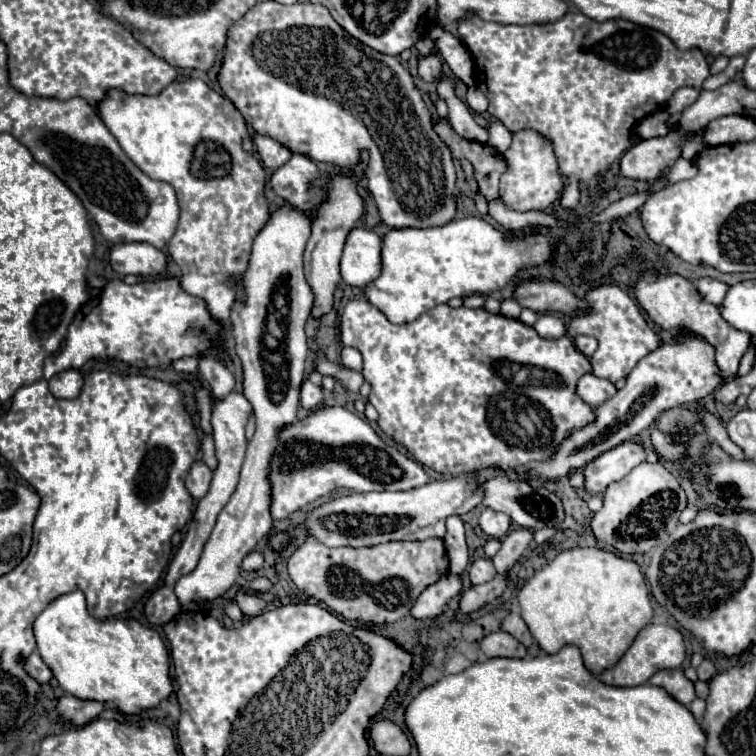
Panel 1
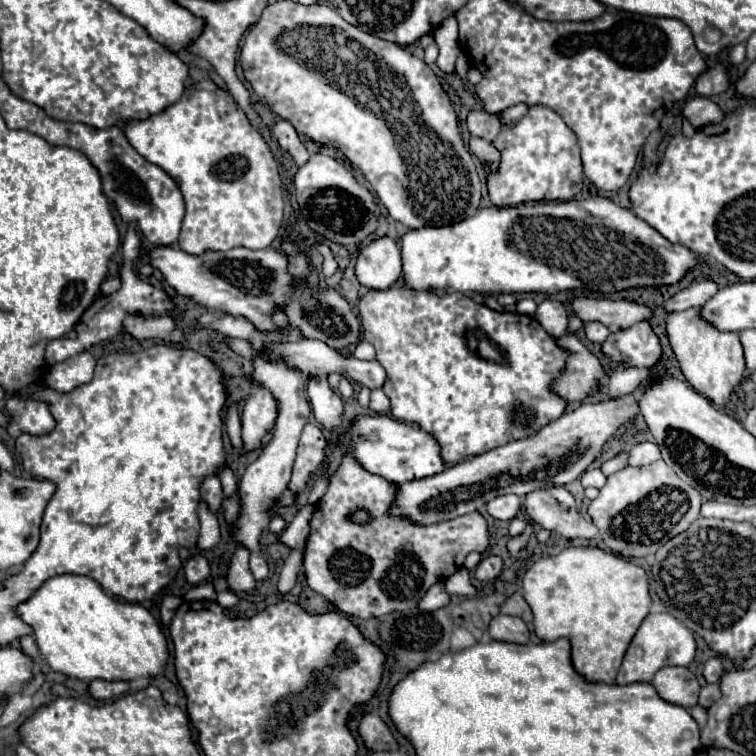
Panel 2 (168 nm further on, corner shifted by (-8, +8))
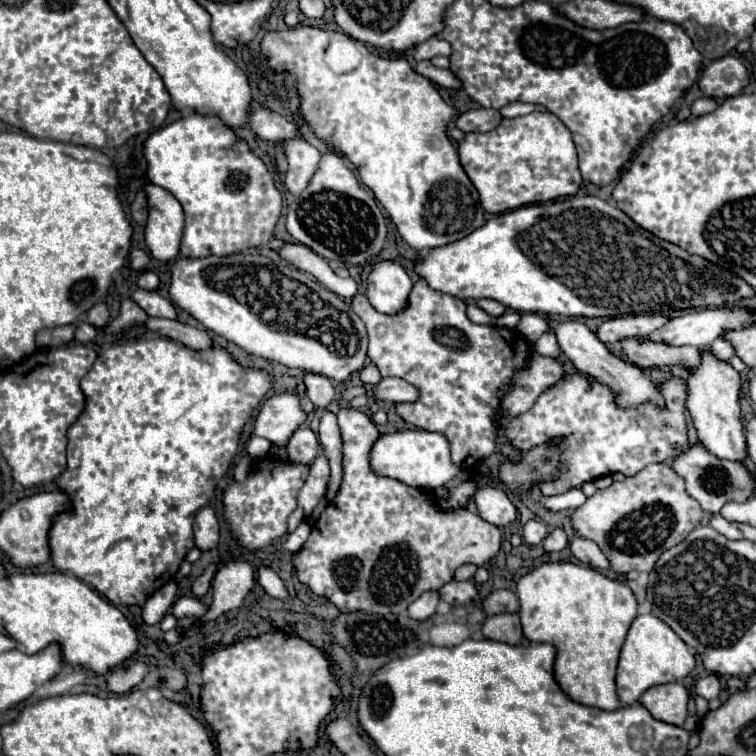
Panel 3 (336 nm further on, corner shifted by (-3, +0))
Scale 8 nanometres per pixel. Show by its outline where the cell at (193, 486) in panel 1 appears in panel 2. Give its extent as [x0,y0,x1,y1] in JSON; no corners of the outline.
[200,475,222,513]

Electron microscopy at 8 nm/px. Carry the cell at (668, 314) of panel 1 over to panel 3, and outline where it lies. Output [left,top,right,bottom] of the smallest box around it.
[687,351,747,463]

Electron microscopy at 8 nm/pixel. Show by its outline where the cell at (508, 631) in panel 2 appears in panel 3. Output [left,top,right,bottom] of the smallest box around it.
[481,613,523,645]

